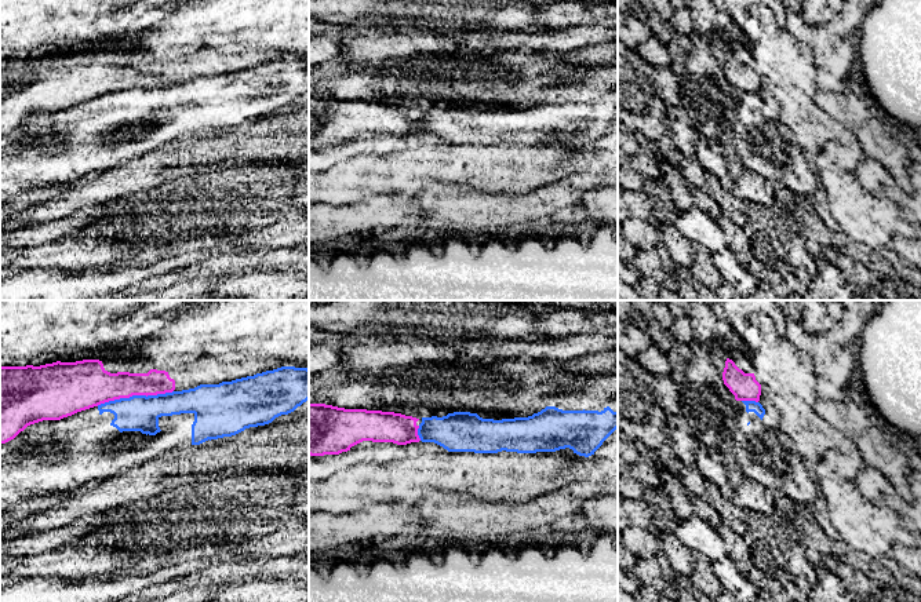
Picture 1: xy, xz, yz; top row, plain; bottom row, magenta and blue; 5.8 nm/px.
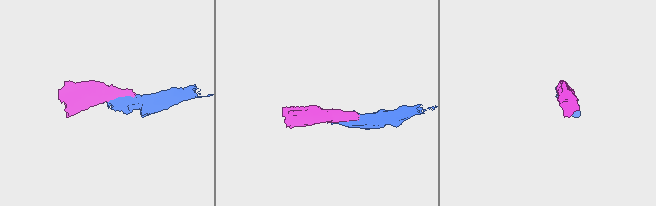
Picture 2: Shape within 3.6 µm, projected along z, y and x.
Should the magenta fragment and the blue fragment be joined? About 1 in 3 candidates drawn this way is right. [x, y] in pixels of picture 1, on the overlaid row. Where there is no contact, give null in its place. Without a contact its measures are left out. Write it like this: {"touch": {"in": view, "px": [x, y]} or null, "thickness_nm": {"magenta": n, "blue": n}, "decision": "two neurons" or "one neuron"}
{"touch": {"in": "xy", "px": [134, 394]}, "thickness_nm": {"magenta": 220, "blue": 200}, "decision": "two neurons"}

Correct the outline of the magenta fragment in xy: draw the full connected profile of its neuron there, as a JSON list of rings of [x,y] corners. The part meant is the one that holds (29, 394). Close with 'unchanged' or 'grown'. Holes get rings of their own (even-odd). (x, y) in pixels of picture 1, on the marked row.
[[[105,353],[76,362],[0,366],[0,445],[30,424],[61,420],[109,401],[219,384],[284,365],[279,360],[225,364],[200,358],[165,372],[152,369],[146,360]]] | grown

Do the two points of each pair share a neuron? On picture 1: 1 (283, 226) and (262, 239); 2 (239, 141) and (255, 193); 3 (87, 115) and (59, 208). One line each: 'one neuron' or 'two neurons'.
1: one neuron
2: two neurons
3: two neurons

